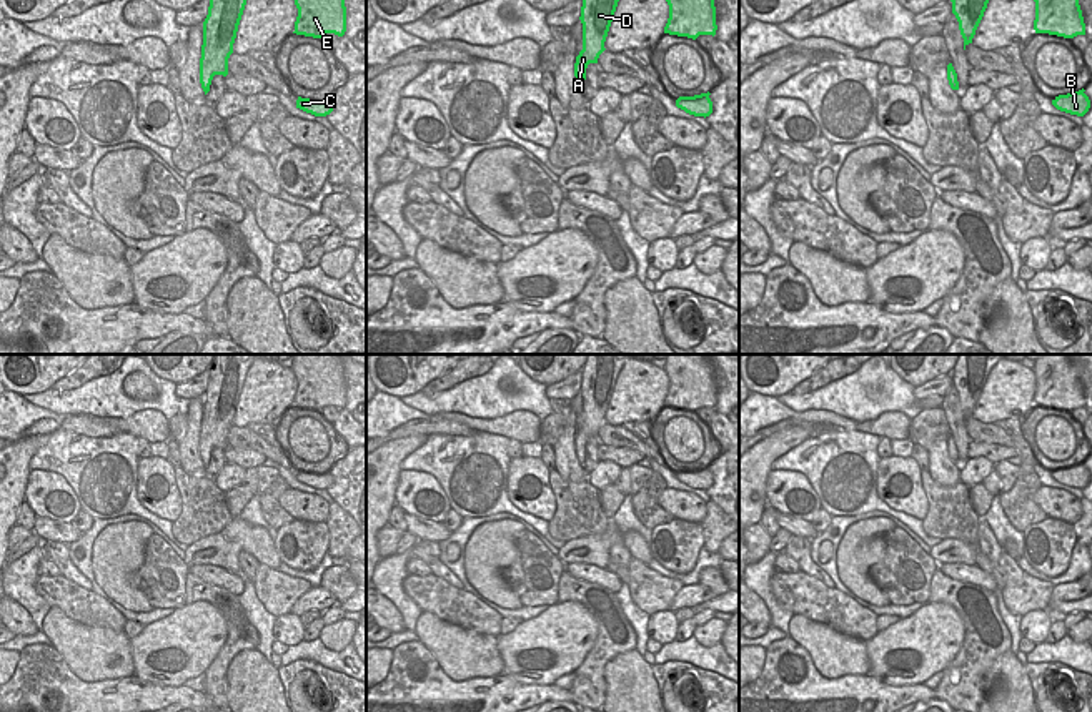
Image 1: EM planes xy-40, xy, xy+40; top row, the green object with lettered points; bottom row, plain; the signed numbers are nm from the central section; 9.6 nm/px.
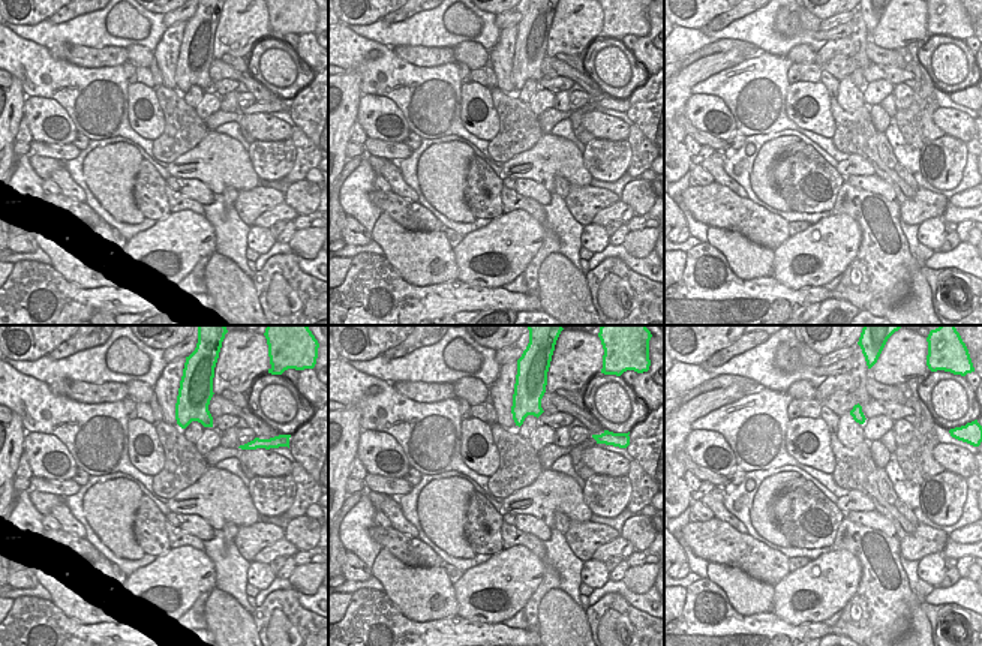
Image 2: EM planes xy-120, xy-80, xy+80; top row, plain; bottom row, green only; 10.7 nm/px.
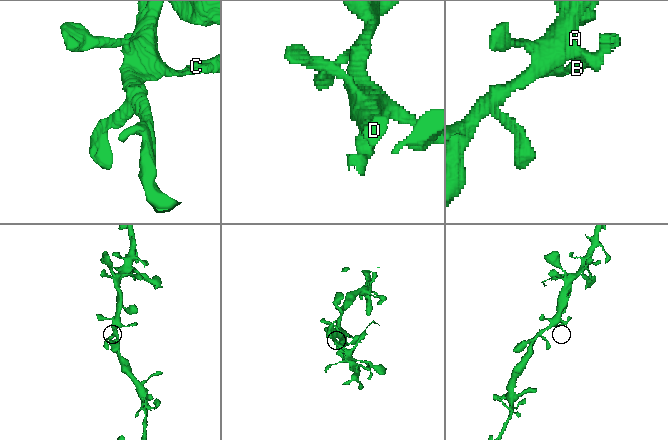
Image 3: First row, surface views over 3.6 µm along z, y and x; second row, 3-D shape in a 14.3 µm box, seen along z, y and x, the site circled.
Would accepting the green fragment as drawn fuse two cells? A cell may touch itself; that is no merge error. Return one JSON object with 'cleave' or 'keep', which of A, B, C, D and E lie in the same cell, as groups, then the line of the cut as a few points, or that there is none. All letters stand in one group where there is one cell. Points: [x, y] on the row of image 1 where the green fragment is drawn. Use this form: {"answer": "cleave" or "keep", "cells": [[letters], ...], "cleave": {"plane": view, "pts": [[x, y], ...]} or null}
{"answer": "keep", "cells": [["A", "B", "C", "D", "E"]], "cleave": null}

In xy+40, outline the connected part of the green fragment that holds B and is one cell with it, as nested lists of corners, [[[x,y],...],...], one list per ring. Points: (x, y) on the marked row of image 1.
[[[1082,88],[1075,93],[1059,95],[1052,100],[1052,105],[1060,111],[1084,116],[1090,108],[1090,100],[1084,91]]]

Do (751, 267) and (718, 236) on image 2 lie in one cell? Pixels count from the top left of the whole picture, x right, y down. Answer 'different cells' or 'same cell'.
same cell

